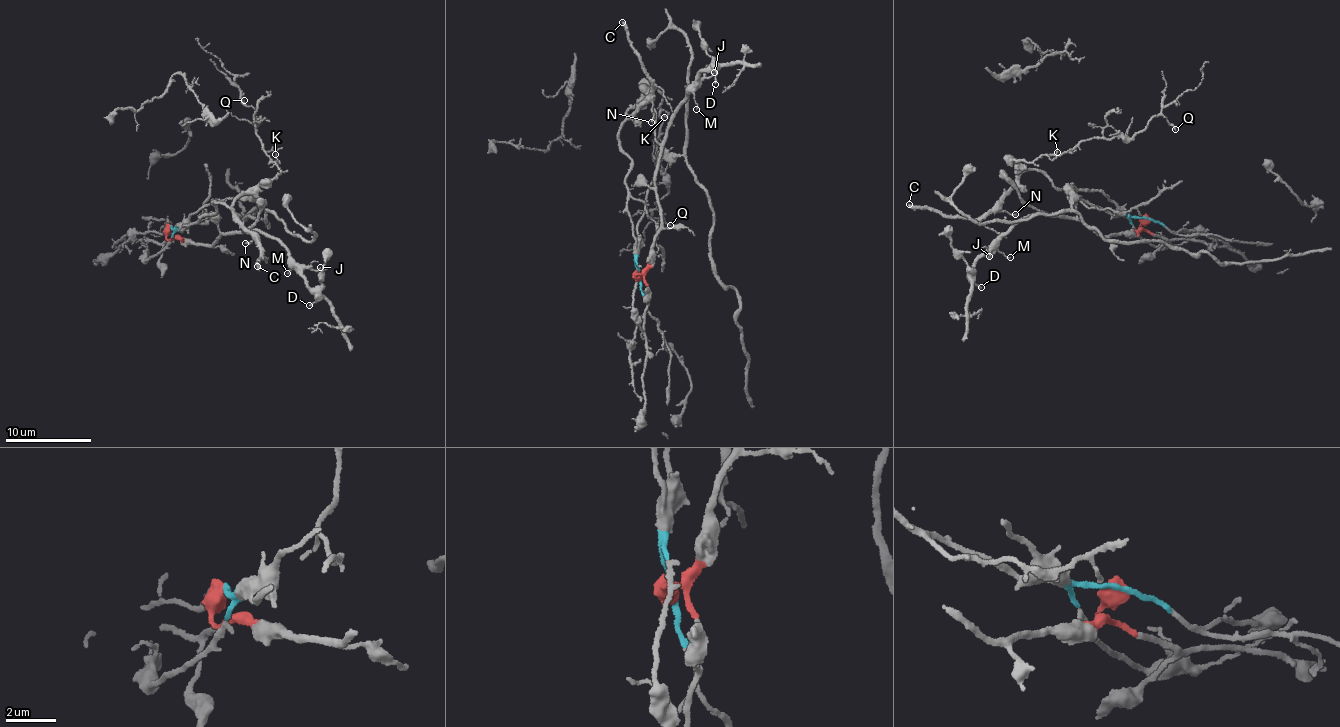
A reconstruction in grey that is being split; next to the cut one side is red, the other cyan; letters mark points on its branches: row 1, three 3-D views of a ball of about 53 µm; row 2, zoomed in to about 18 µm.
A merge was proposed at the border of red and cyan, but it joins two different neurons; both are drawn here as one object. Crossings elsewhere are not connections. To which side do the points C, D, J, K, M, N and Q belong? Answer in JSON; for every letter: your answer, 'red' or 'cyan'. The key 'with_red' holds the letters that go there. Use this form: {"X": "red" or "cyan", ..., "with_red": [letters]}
{"C": "cyan", "D": "red", "J": "red", "K": "cyan", "M": "red", "N": "cyan", "Q": "cyan", "with_red": ["D", "J", "M"]}

